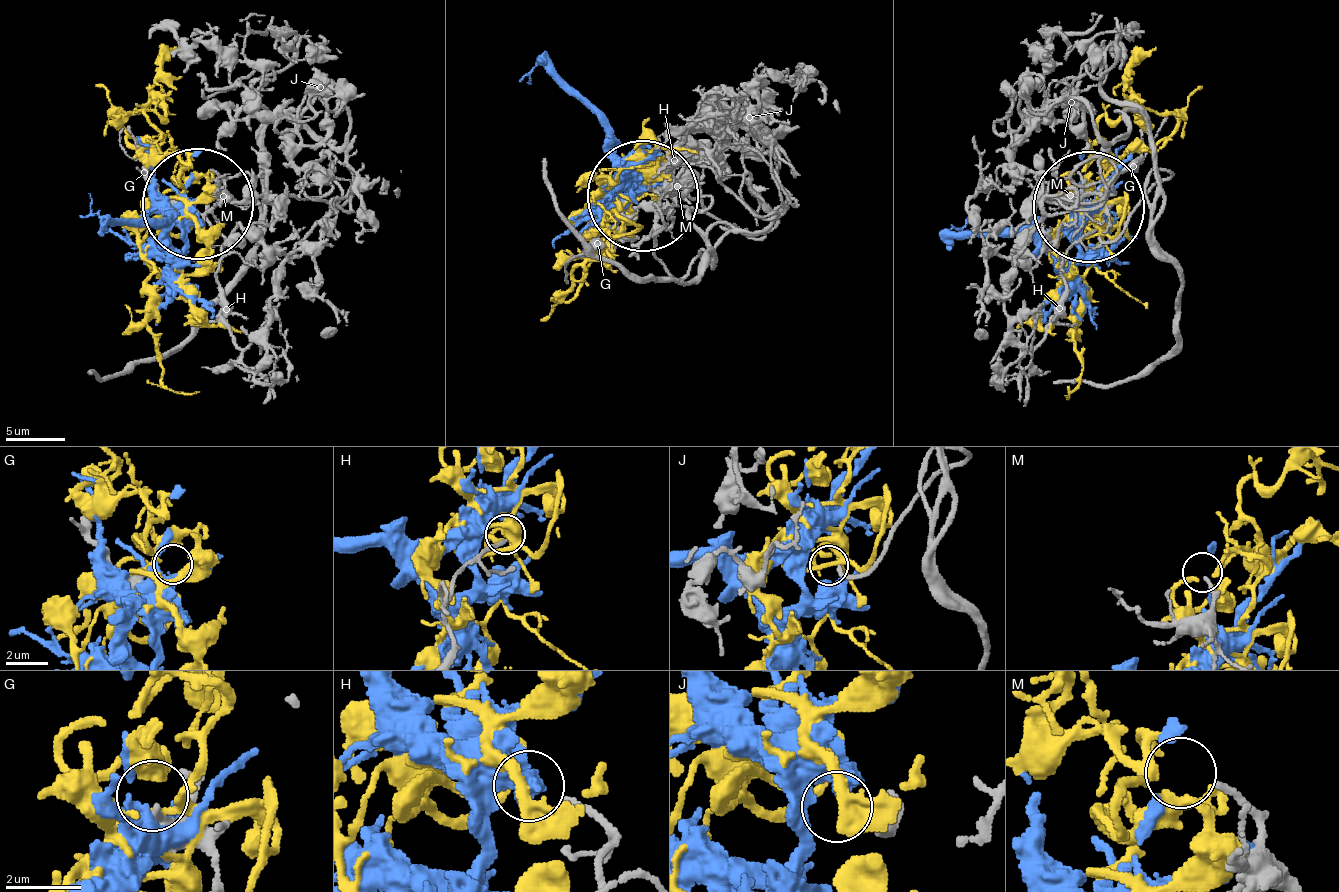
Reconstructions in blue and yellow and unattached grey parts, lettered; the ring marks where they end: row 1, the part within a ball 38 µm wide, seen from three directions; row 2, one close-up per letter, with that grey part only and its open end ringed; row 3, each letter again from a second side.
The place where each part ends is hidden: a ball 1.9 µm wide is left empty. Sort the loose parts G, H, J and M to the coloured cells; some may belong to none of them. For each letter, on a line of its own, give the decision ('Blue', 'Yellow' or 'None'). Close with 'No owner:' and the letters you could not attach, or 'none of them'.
G: None
H: None
J: Yellow
M: Blue
No owner: G, H

